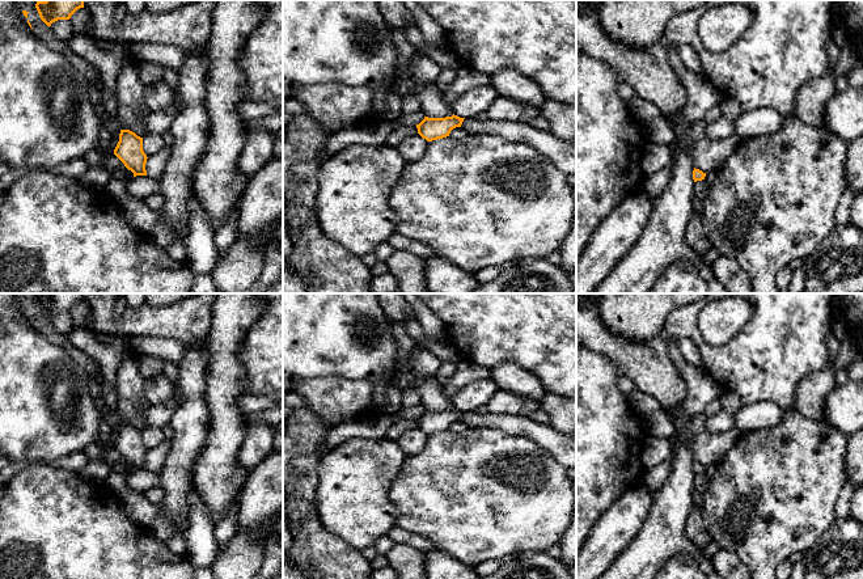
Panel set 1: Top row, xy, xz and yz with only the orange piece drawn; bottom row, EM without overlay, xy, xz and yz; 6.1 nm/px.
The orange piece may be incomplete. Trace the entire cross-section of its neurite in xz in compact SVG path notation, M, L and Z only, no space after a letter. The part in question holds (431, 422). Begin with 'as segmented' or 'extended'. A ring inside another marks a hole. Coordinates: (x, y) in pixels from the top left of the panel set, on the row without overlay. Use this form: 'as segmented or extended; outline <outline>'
as segmented; outline M457 409L445 411L428 411L416 418L418 427L427 435L437 434L449 430L450 424L456 420L461 420L465 411Z

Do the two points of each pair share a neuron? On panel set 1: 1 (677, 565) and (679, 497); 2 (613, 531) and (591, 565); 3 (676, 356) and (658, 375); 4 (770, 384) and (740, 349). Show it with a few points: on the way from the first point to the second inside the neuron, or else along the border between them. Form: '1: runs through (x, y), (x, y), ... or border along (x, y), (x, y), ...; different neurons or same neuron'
1: border along (698, 560), (686, 553), (675, 553), (663, 565); different neurons
2: runs through (608, 539), (596, 557); same neuron
3: border along (665, 341), (669, 359), (688, 387); different neurons
4: runs through (761, 375), (749, 364), (749, 358); same neuron

